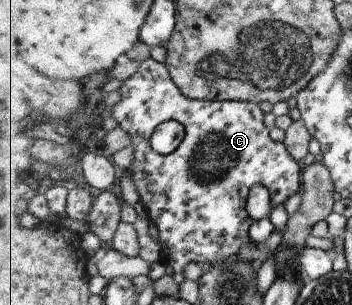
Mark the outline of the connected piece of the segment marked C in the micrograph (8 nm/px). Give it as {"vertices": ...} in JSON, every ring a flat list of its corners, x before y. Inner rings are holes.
{"vertices":[[153,57,142,62,138,71,118,90,121,100,111,109,116,119,133,137,136,161,126,170,136,182,140,197,146,206,148,219,159,231,162,261,174,279,181,284,185,269,191,263,214,264,228,259,250,241,248,227,253,217,246,211,246,201,254,185,265,185,272,194,273,209,301,191,303,166,288,149,286,143,272,141,270,131,264,125,264,111,256,102,240,100,197,100,184,95,174,83,171,71,165,63],[176,120,184,125,186,135,182,145,171,154,161,154,152,145,153,133,162,123]]}

